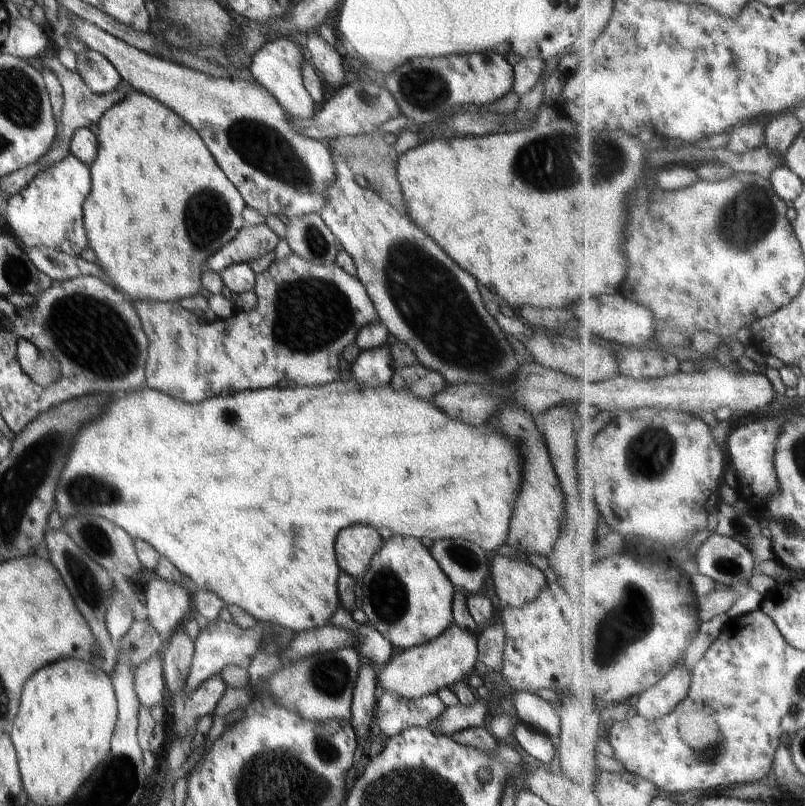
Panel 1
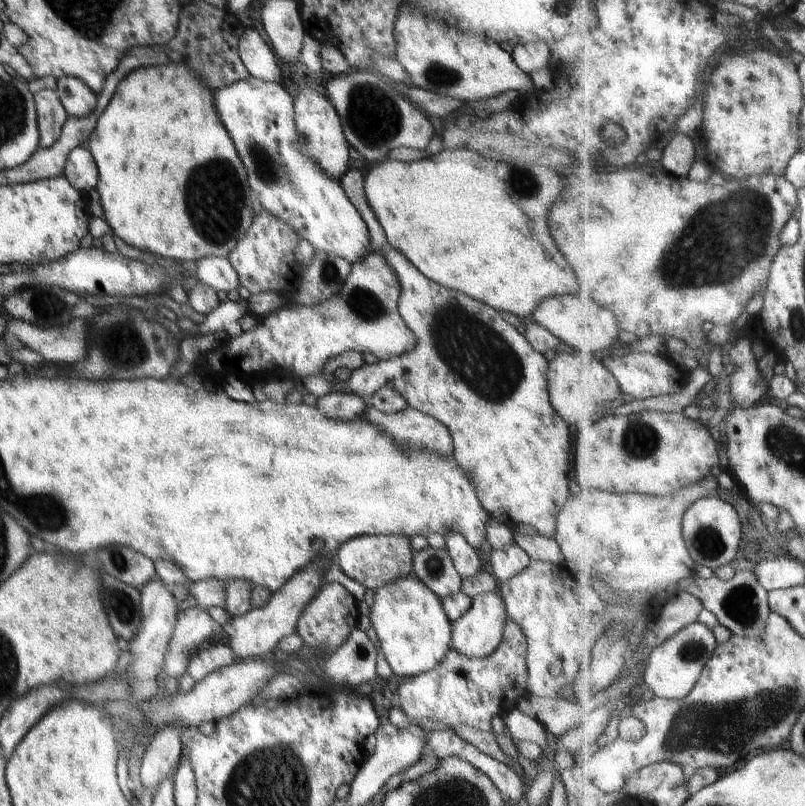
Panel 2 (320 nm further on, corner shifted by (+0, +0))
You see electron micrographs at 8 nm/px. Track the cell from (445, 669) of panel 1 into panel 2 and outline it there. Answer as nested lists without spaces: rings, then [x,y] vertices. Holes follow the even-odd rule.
[[[496,591],[480,592],[472,598],[470,610],[451,623],[451,646],[468,658],[490,656],[501,643],[505,622],[510,618],[505,602]]]

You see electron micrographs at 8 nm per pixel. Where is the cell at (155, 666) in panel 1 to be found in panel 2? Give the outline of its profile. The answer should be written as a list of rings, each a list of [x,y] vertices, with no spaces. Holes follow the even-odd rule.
[[[202,607],[182,608],[177,614],[175,629],[169,649],[165,654],[163,669],[170,677],[179,678],[187,672],[193,651],[214,634],[214,622]]]

